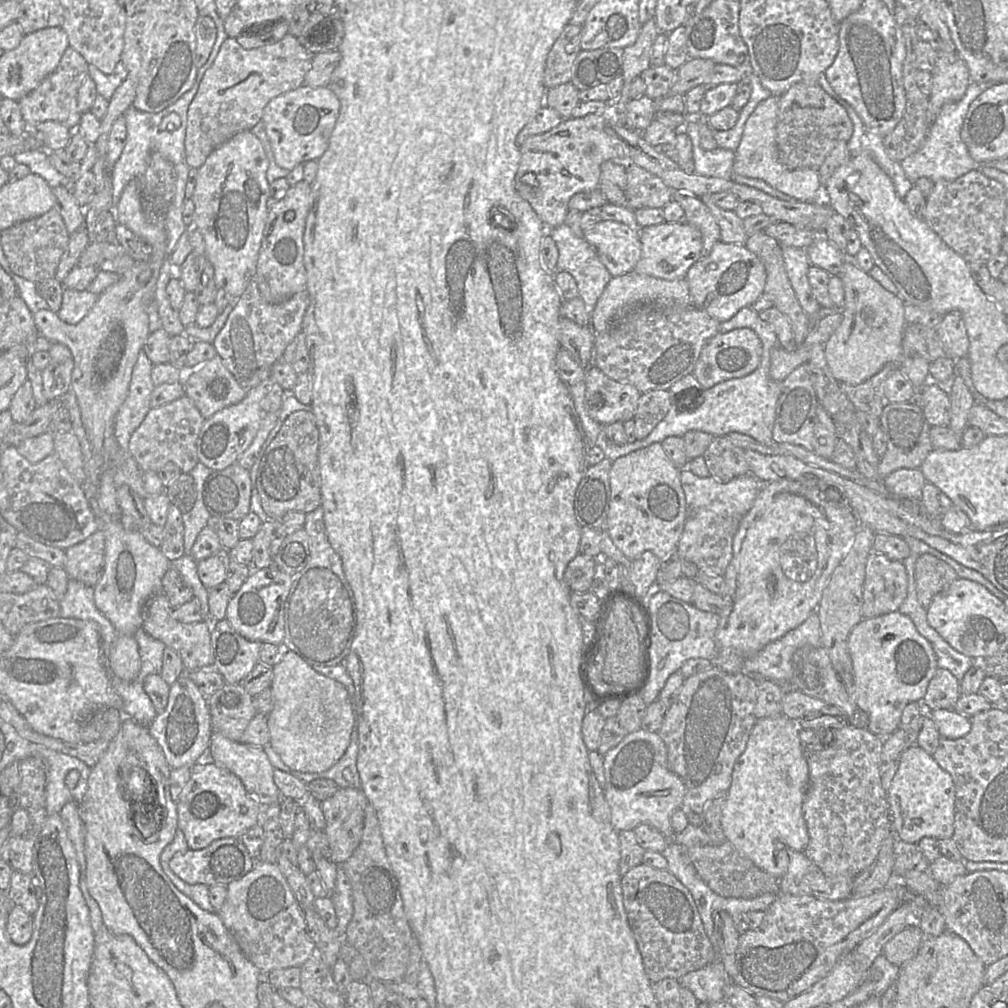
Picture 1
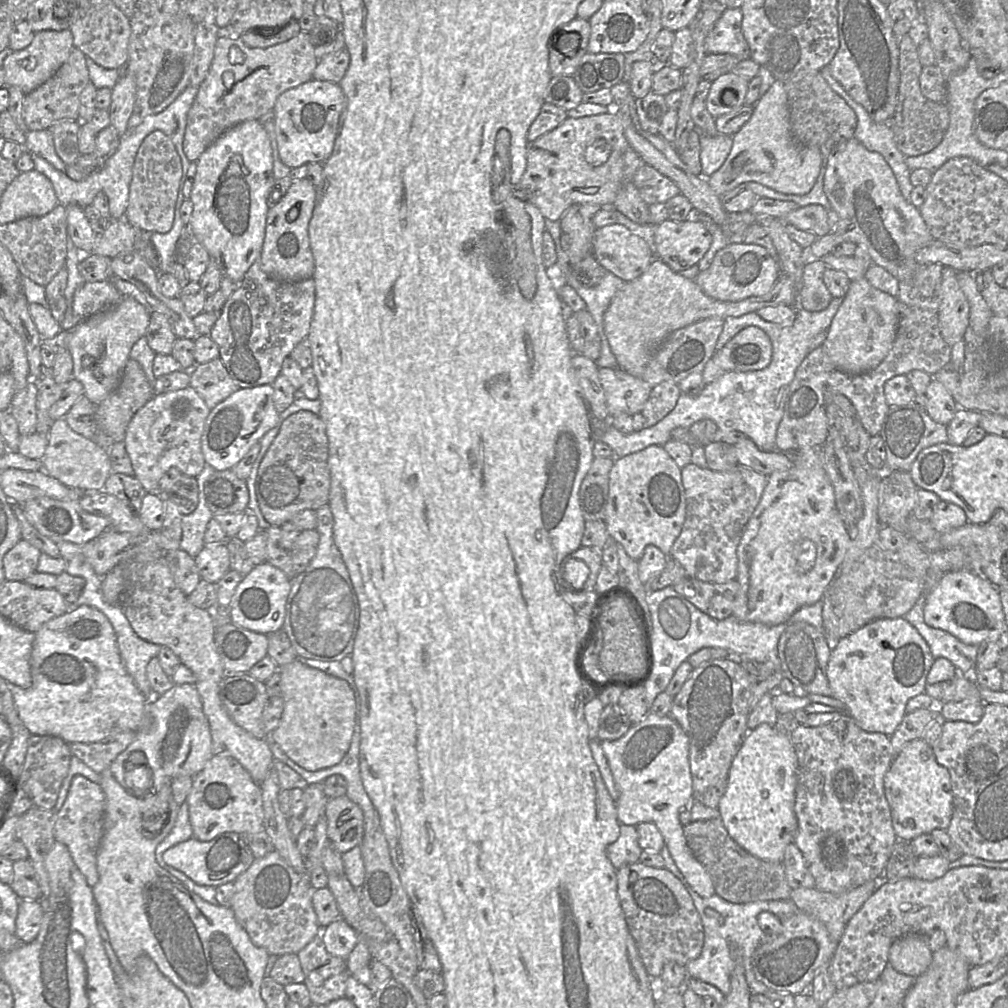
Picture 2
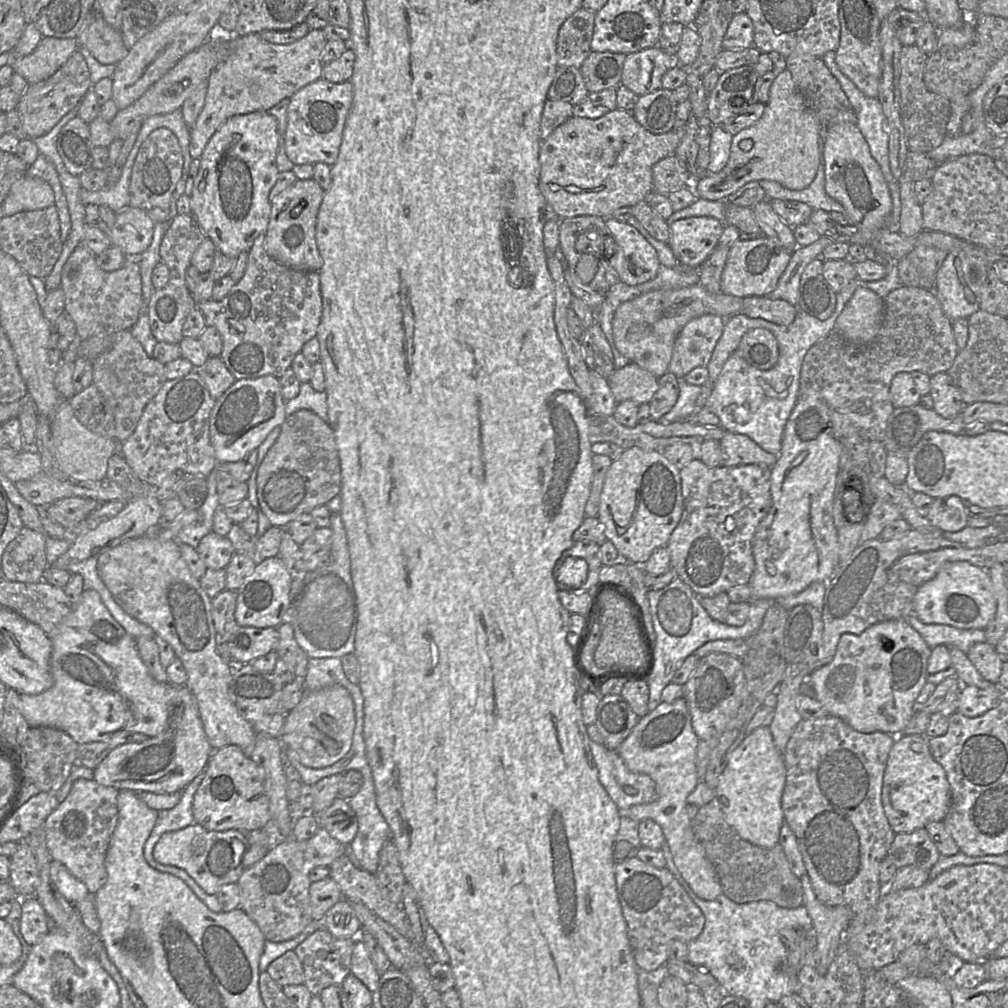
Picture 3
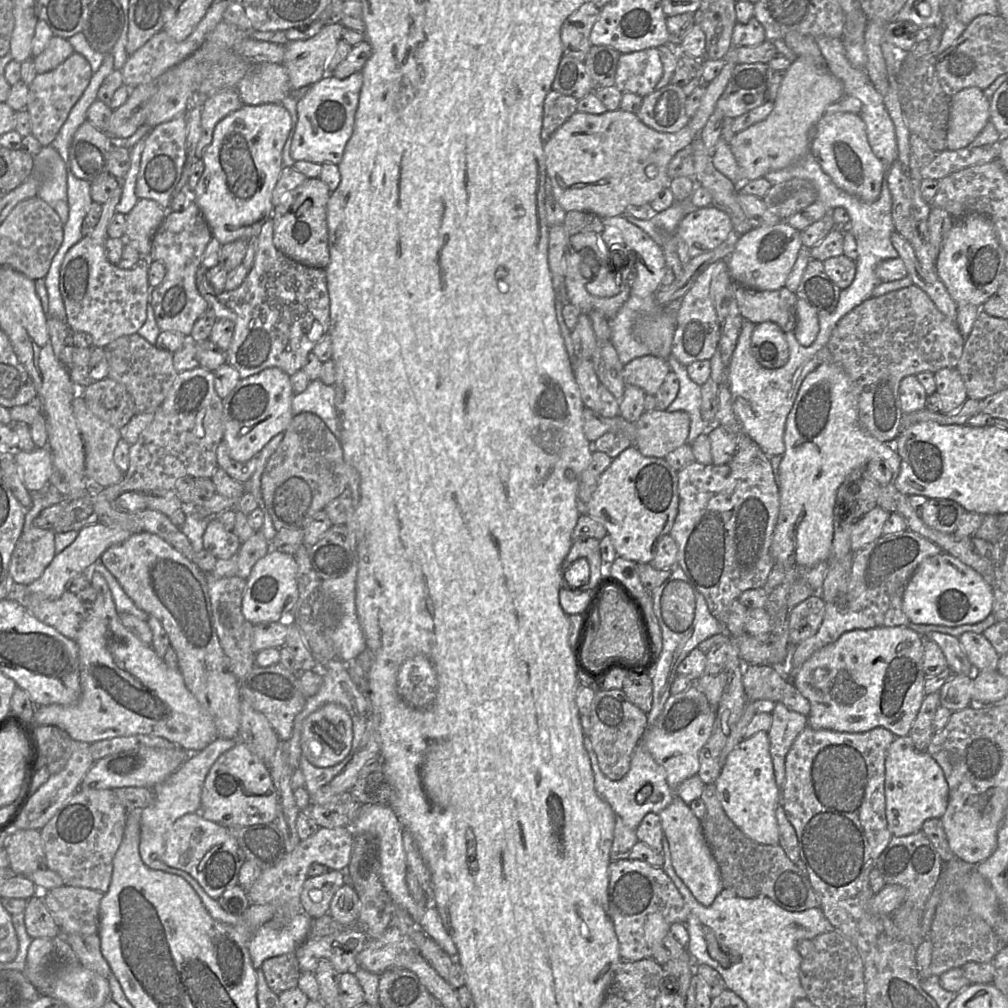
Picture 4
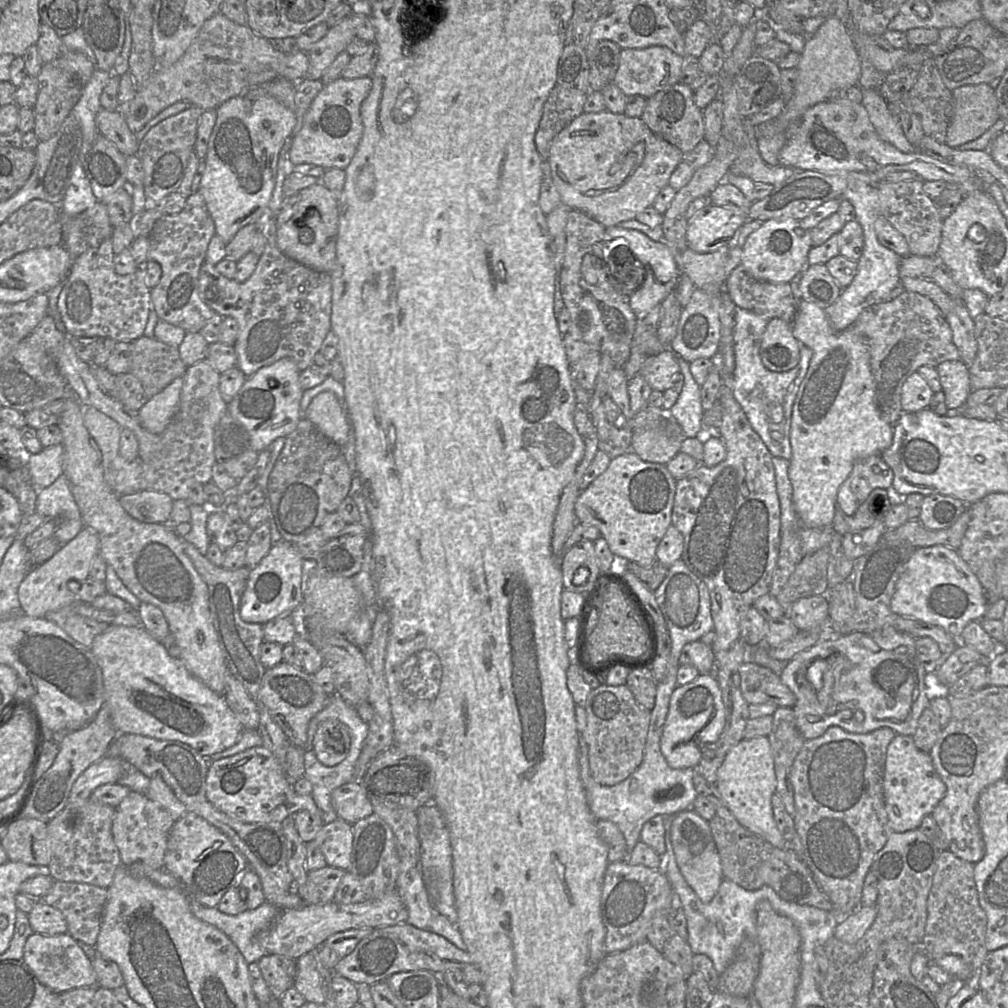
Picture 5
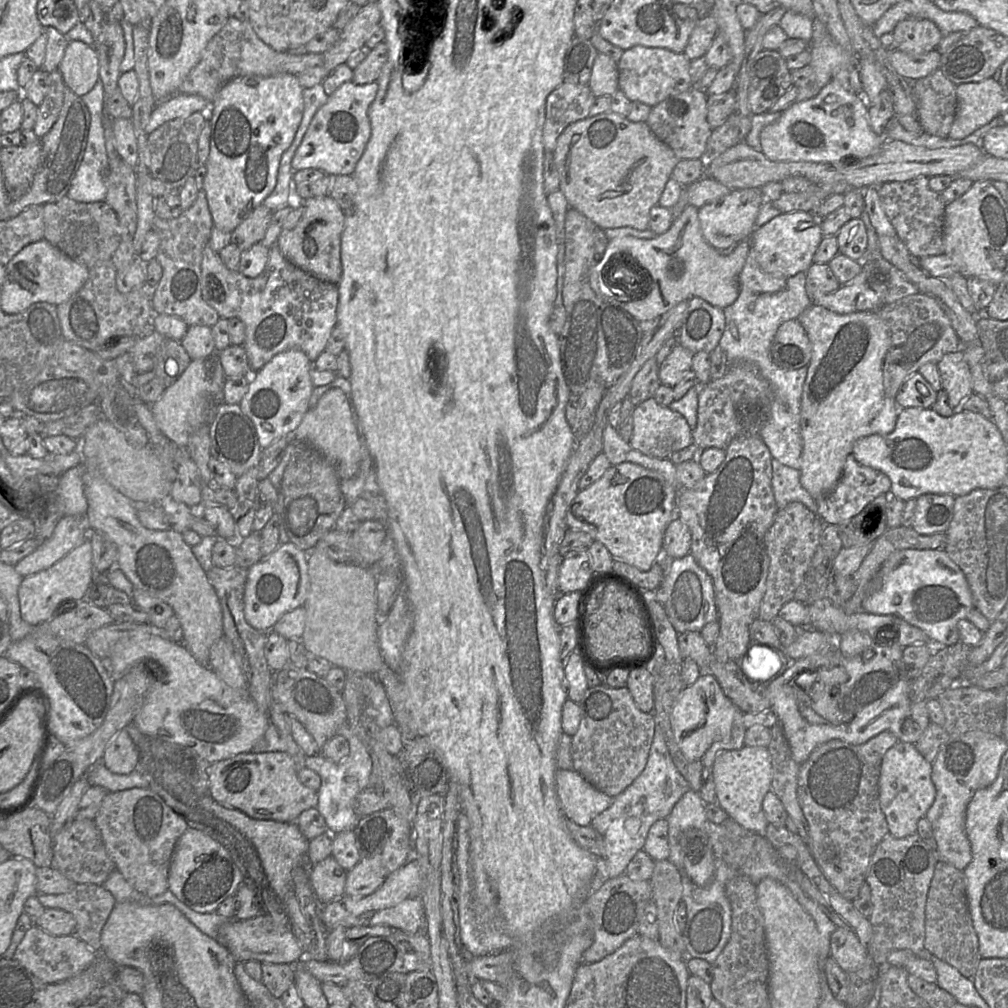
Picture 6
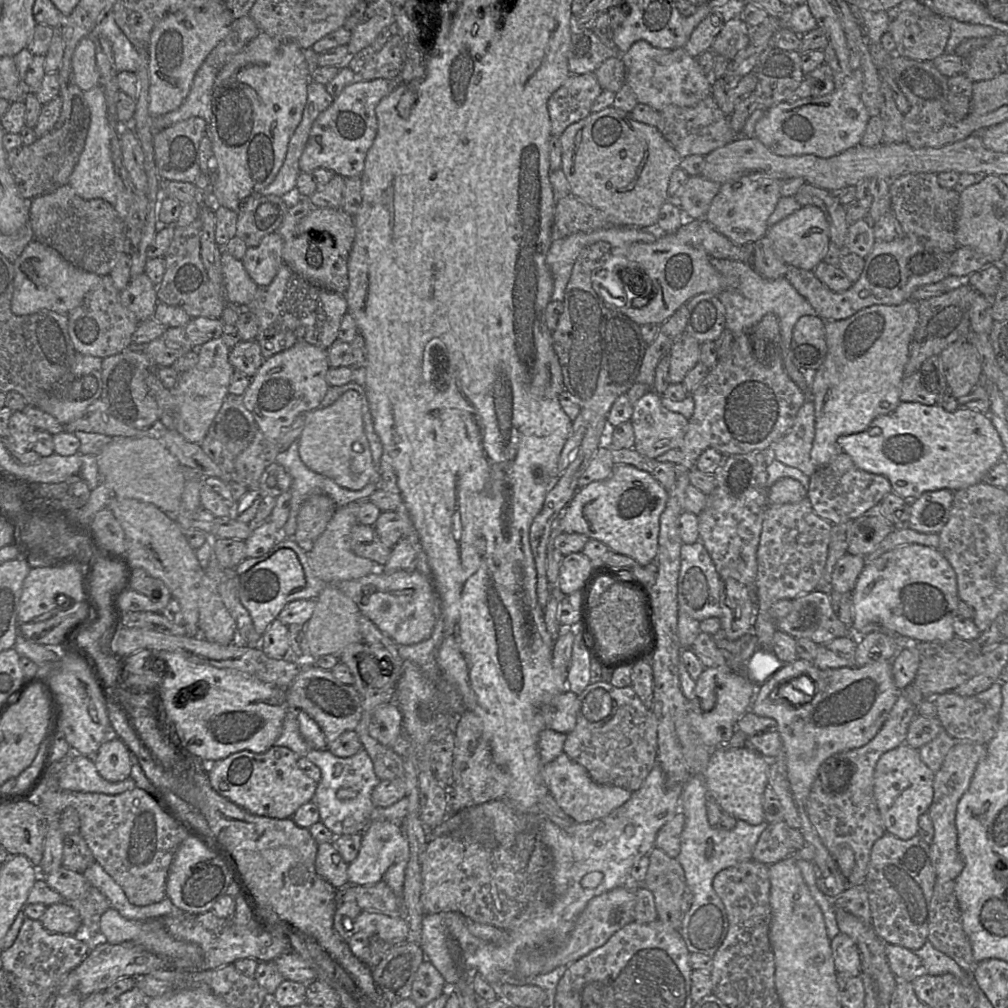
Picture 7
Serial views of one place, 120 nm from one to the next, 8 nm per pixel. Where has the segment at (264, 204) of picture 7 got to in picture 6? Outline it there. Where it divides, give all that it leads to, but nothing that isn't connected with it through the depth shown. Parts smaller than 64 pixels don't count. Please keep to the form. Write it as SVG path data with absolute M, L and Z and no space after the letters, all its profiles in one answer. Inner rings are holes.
M264 204L258 206L231 233L231 243L241 252L249 250L254 244L262 241L271 223L273 210Z

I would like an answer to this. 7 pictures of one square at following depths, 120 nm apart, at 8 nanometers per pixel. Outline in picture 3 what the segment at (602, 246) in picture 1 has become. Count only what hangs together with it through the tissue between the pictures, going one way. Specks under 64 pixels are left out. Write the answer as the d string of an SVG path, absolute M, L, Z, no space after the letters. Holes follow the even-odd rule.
M612 217L605 218L604 224L615 243L615 248L613 248L613 253L609 256L608 261L618 273L620 281L629 286L636 286L654 279L661 264L655 249L644 236L626 222L620 222Z

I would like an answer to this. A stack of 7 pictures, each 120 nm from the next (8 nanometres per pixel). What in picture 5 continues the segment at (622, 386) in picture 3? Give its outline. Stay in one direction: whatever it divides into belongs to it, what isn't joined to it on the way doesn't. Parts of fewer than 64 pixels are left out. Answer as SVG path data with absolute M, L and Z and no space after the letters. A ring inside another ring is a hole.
M670 348L648 356L638 372L654 390L665 391L671 386L672 376L680 372L677 358Z

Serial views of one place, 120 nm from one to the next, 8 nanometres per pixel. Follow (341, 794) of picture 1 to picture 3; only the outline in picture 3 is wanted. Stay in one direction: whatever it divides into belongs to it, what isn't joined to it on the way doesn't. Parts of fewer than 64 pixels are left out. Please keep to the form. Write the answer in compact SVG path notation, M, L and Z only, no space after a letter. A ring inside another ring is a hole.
M341 797L334 799L330 806L317 814L317 819L320 826L344 845L349 845L357 833L356 814L348 801Z

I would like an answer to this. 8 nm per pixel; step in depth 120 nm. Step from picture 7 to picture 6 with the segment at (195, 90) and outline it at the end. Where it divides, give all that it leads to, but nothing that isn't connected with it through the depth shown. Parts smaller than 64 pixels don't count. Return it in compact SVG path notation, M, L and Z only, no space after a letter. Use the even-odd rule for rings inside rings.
M176 93L165 101L157 102L146 126L146 134L151 134L170 120L186 118L195 112L207 112L211 104L198 95Z

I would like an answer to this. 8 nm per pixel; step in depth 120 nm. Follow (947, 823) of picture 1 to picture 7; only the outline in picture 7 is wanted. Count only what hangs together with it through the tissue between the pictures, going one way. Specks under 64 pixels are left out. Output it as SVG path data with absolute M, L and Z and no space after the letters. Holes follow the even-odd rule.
M907 745L884 753L874 770L874 797L884 822L886 833L909 840L918 833L918 819L927 813L933 801L935 773L922 761L920 752Z

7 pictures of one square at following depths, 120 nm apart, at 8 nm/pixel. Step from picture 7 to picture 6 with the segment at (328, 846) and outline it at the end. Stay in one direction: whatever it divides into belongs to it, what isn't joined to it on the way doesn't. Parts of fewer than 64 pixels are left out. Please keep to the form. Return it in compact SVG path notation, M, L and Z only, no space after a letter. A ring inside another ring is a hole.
M330 855L315 865L309 865L309 879L314 894L321 903L345 895L347 871Z

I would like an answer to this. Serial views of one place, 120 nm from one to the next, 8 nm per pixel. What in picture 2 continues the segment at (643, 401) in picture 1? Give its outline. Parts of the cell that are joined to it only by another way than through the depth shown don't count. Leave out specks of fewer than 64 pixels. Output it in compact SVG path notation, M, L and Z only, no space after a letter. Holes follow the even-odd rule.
M664 381L653 386L641 411L645 418L645 428L666 416L675 407L680 394L678 385L673 382Z

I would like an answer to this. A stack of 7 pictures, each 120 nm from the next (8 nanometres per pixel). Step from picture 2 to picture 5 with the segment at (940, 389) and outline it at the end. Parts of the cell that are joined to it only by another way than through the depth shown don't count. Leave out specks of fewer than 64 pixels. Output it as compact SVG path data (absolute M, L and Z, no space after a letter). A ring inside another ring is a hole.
M960 360L945 361L936 367L949 411L960 414L973 391L968 366Z

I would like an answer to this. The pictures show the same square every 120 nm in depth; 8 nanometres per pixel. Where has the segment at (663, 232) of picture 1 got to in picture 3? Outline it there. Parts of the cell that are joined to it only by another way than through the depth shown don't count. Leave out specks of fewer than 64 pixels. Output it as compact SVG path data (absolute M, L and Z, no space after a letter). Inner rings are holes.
M690 217L669 224L667 244L678 264L698 268L717 246L725 225L712 217Z

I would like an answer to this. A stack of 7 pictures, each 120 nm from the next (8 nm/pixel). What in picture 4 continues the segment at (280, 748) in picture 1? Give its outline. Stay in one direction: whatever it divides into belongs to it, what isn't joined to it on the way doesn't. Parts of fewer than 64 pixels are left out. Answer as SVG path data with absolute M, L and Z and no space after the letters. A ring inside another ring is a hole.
M329 703L317 709L303 721L301 734L302 756L316 767L330 767L345 759L353 741L353 722L350 714L340 704Z

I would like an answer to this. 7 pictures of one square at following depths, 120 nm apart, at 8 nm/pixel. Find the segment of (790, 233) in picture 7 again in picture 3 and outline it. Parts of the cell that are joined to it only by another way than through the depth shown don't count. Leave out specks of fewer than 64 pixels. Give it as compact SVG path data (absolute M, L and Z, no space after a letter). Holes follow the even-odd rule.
M767 236L753 240L738 240L729 248L721 275L721 292L737 297L763 297L776 288L792 253Z

